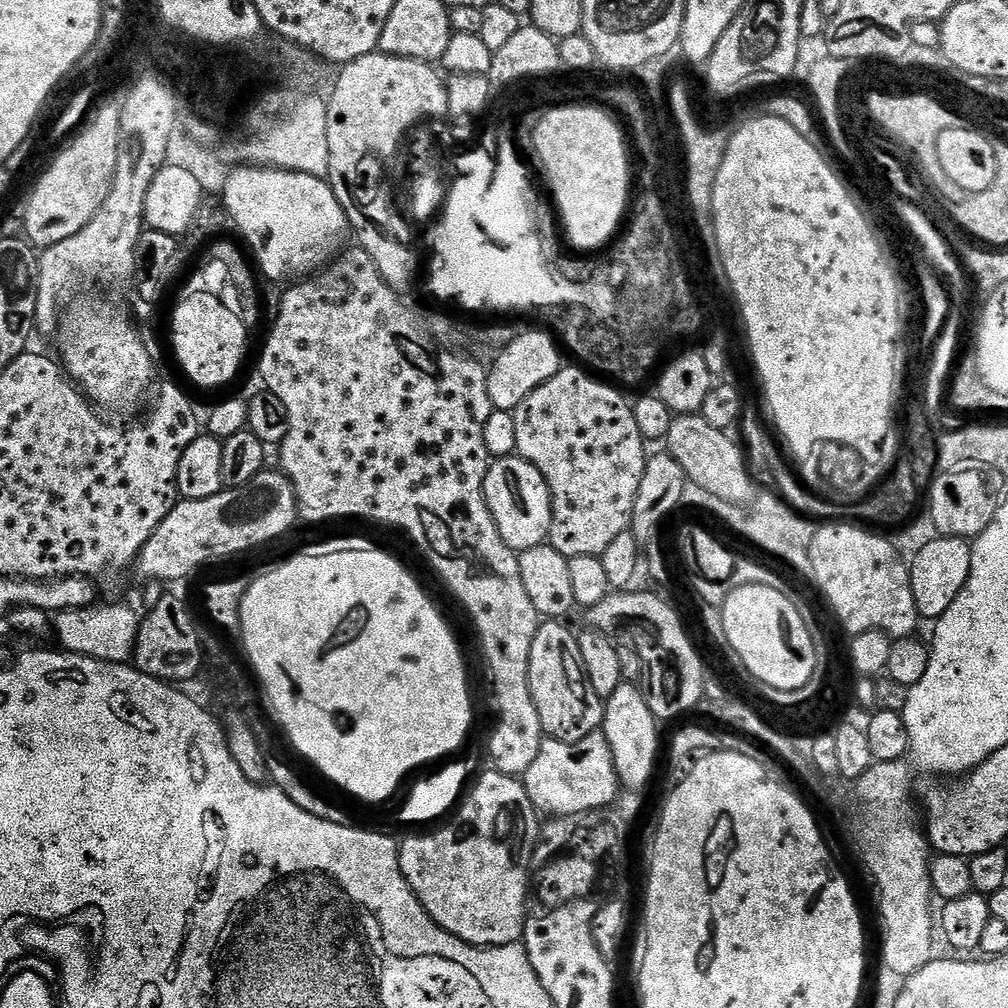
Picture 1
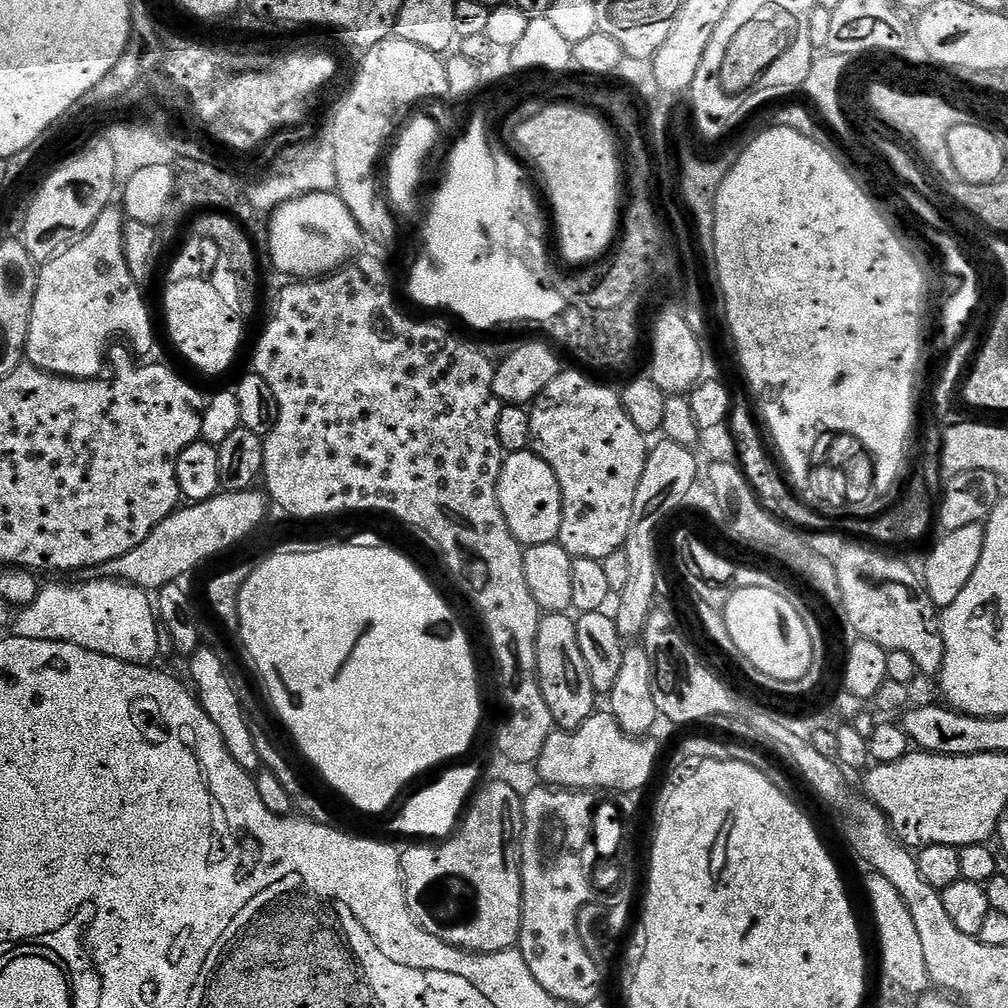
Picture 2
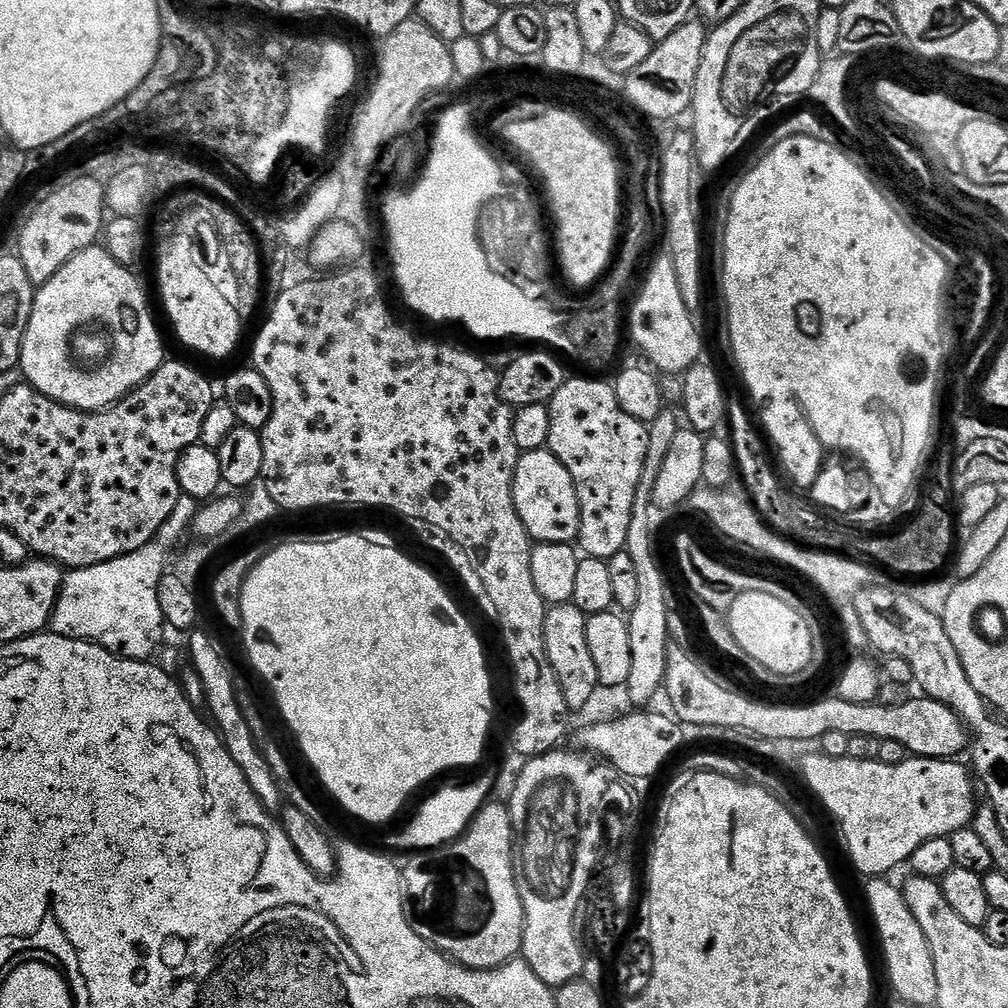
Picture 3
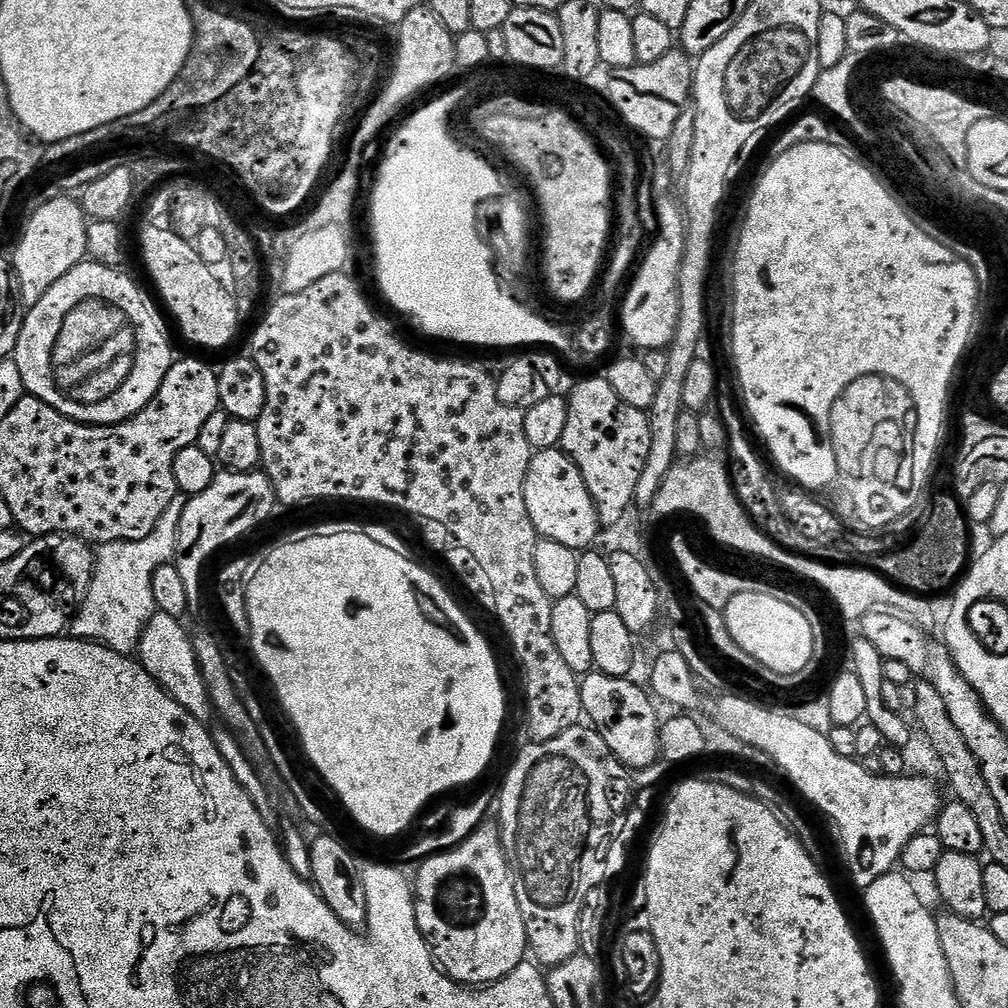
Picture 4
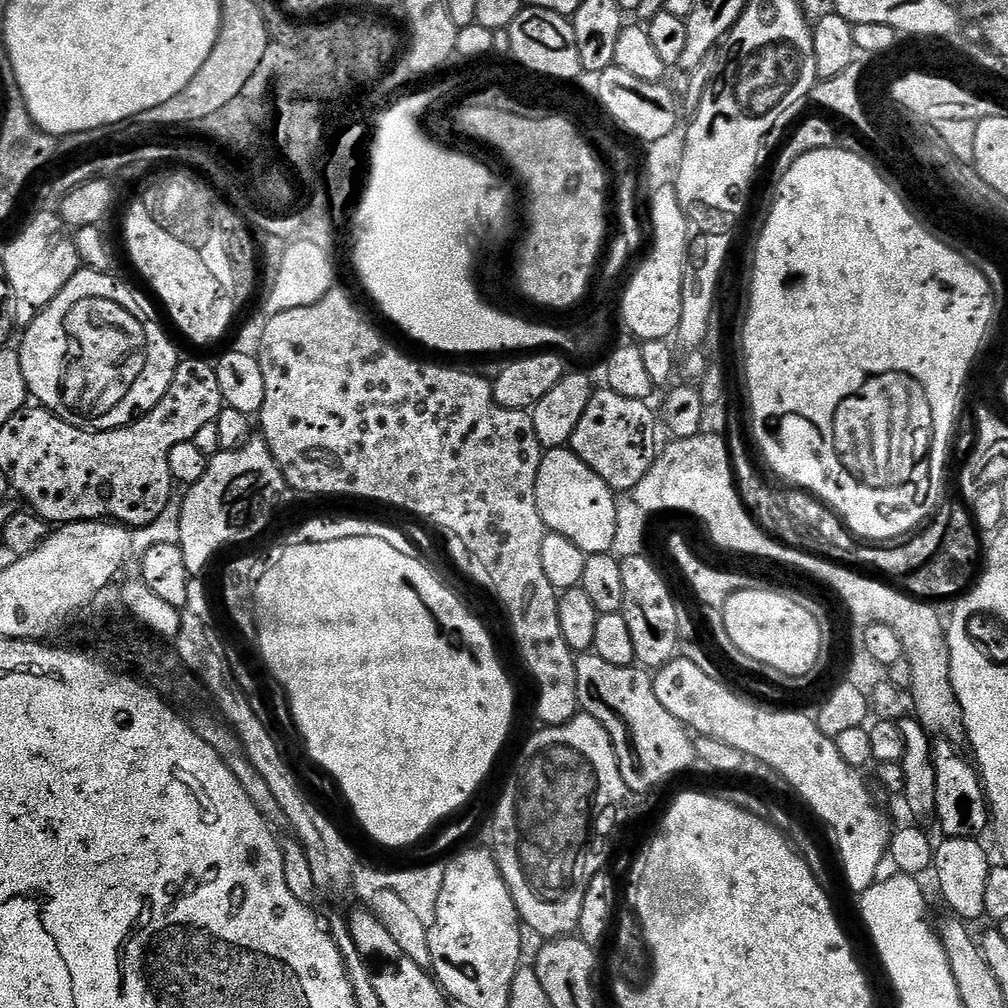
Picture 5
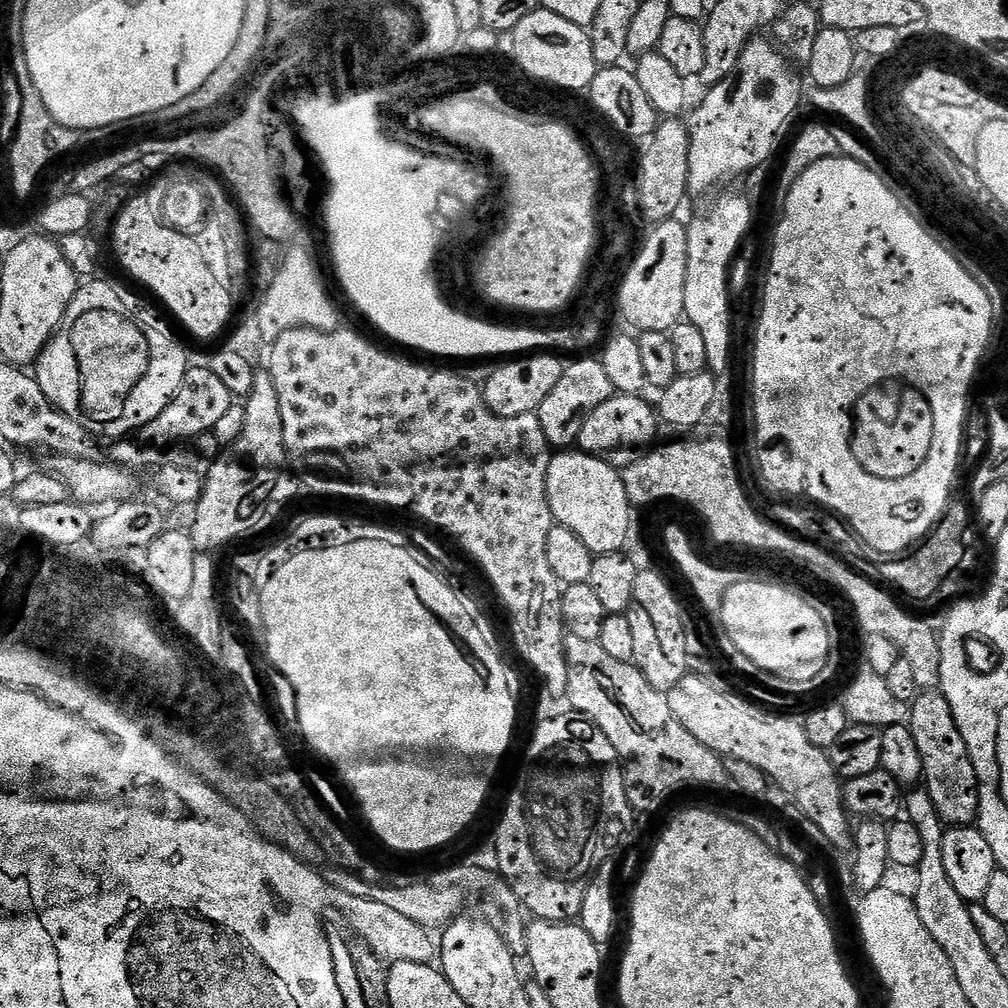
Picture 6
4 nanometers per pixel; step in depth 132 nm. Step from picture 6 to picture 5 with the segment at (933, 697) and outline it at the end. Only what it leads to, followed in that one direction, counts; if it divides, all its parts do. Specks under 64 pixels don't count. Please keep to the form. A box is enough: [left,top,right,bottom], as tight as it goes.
[934,738,990,838]

